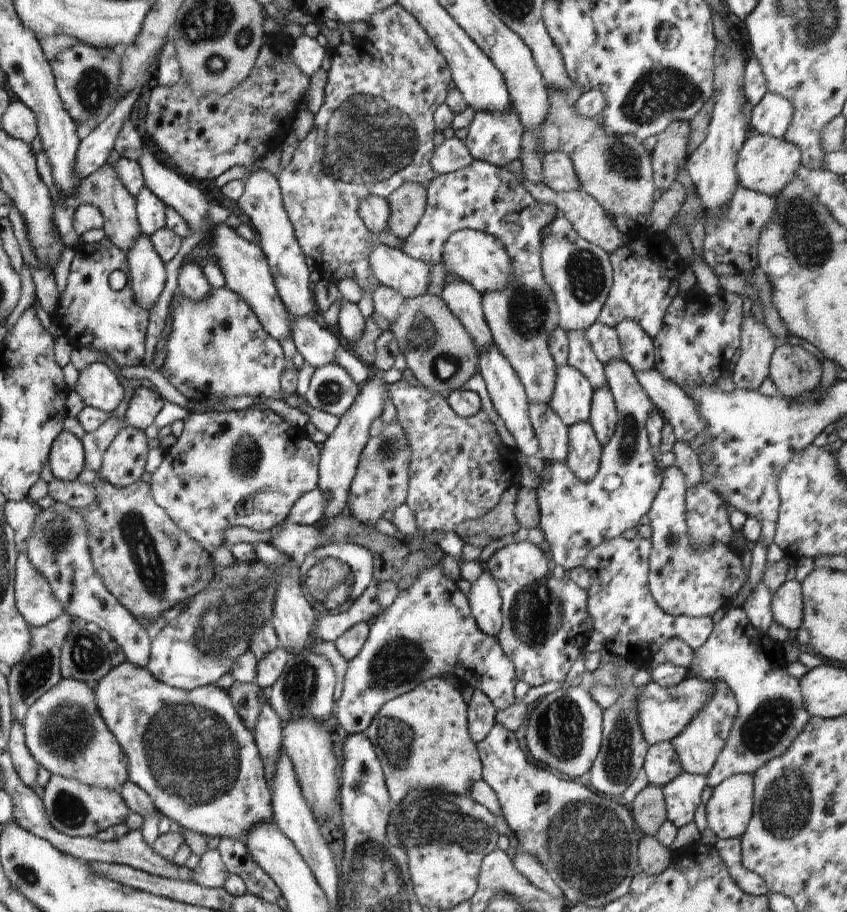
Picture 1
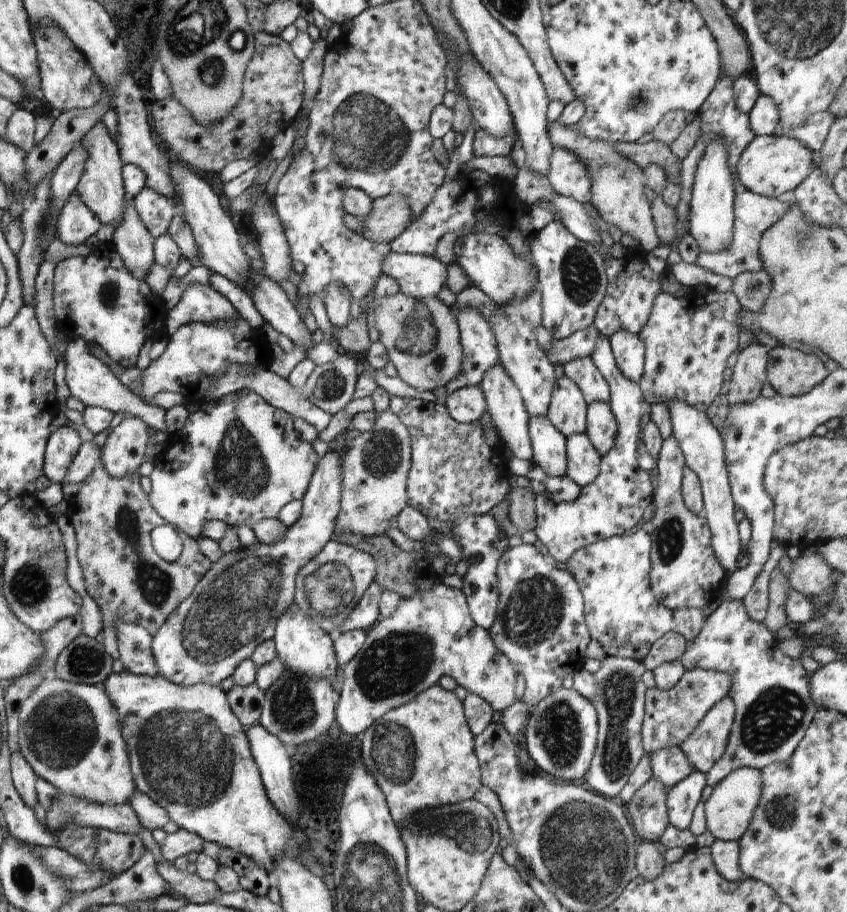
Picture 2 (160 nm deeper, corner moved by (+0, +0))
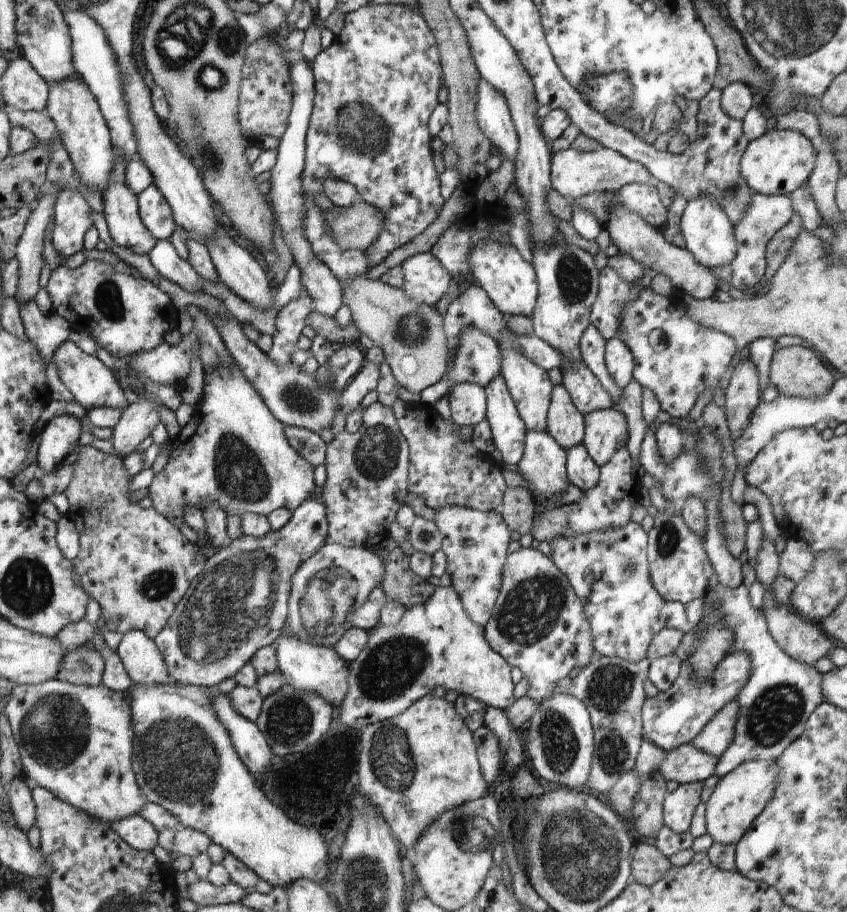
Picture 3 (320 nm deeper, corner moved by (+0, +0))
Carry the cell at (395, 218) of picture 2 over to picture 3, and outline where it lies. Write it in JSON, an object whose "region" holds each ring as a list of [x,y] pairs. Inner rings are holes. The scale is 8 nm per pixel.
{"region":[[[362,199],[350,207],[333,207],[324,212],[331,234],[342,250],[366,252],[384,228],[383,213]]]}

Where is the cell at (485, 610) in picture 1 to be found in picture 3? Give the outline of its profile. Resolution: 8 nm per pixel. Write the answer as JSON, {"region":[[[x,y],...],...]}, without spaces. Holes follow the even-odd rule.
{"region":[[[442,507],[435,510],[434,524],[443,536],[442,552],[447,558],[451,585],[462,598],[463,608],[477,625],[483,627],[494,614],[502,582],[502,564],[510,544],[510,532],[502,513],[477,511],[468,507]]]}

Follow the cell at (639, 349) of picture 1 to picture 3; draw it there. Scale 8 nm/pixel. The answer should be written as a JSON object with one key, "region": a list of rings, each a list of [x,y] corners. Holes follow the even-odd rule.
{"region":[[[620,337],[607,341],[605,360],[616,386],[621,389],[626,387],[634,378],[636,364],[631,349]]]}

